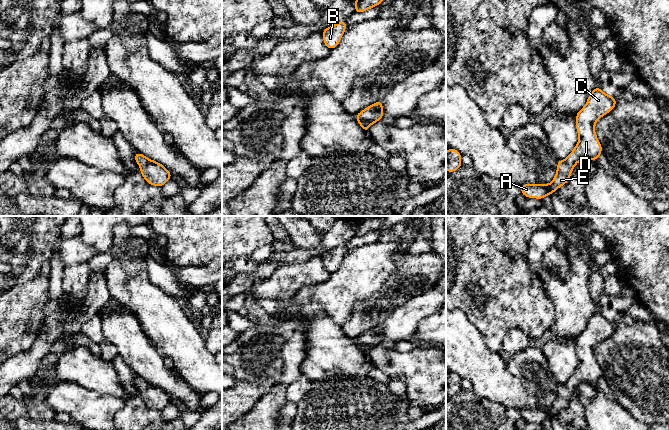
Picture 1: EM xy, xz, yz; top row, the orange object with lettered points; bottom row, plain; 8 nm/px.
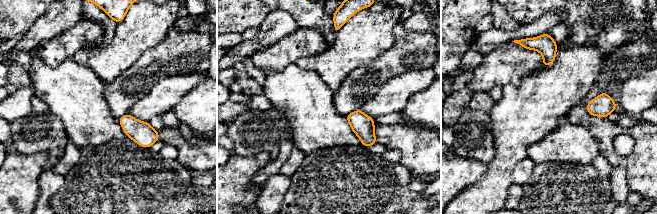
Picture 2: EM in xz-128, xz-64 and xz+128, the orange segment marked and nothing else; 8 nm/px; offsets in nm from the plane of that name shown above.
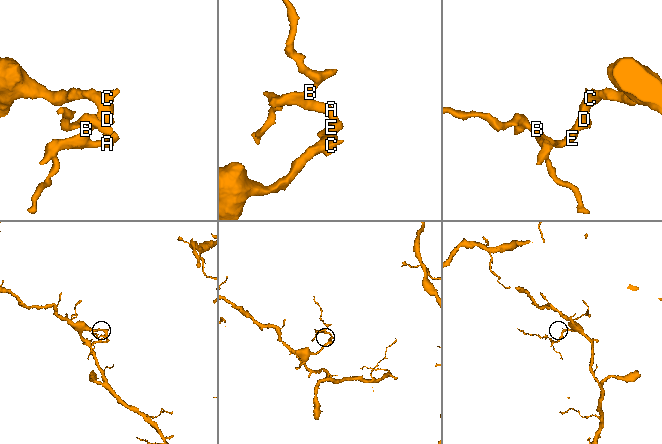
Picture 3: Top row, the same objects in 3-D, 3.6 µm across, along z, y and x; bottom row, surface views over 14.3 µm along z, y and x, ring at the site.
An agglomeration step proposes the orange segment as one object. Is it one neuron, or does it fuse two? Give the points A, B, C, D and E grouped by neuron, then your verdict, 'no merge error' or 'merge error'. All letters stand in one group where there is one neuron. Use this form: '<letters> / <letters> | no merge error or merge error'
A B C D E | no merge error

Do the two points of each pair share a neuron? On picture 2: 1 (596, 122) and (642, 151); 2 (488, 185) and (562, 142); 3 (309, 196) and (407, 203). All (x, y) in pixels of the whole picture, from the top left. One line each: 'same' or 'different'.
1: same
2: different
3: same

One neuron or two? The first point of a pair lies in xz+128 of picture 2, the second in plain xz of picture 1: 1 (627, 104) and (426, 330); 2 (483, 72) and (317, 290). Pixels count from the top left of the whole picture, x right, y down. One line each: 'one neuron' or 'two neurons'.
1: two neurons
2: two neurons

